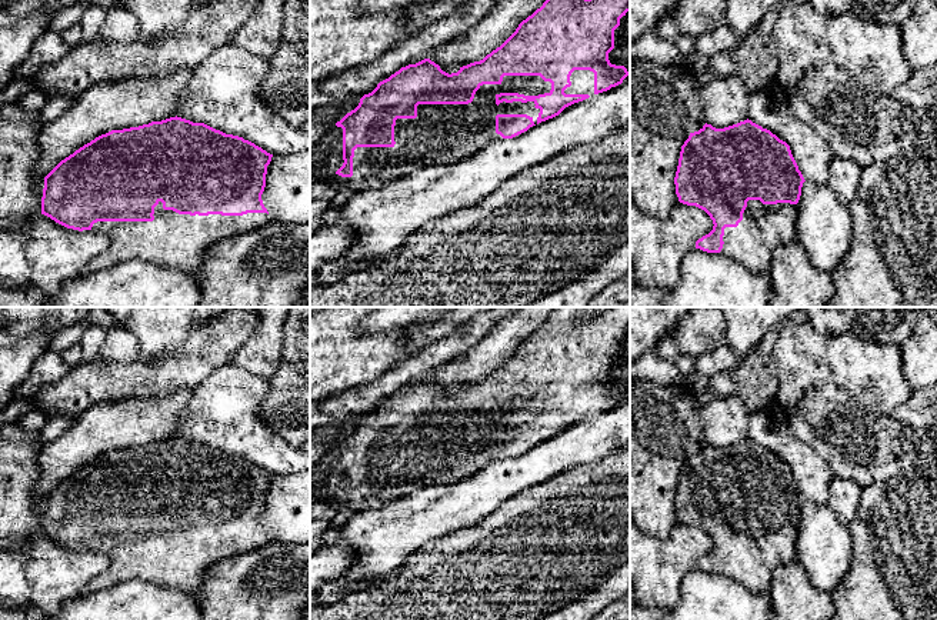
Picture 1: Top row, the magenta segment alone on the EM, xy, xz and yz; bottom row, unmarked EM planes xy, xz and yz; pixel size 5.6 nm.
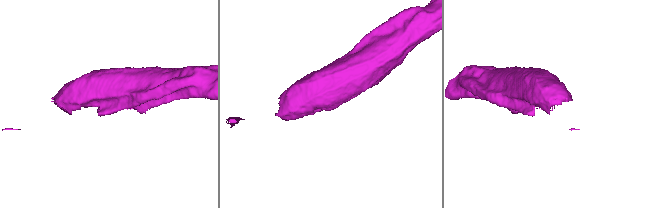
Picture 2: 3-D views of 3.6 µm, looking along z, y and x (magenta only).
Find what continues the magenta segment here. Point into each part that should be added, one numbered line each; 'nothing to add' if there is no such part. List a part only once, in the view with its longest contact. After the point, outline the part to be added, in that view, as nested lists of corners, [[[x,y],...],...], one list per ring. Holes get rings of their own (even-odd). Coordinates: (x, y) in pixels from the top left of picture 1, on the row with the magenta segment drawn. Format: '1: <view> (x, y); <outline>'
1: xz (442, 133); [[[504,76],[500,84],[483,84],[476,91],[468,104],[419,104],[416,119],[397,119],[394,126],[393,147],[357,147],[353,157],[353,176],[341,177],[336,171],[343,166],[343,129],[334,126],[310,150],[310,171],[321,181],[349,189],[351,191],[380,190],[390,181],[403,179],[426,166],[449,164],[456,160],[467,159],[488,143],[501,140],[496,133],[497,114],[527,114],[537,124],[540,109],[534,101],[513,101],[496,104],[500,93],[518,93],[524,96],[538,96],[550,93],[551,83],[540,76]]]

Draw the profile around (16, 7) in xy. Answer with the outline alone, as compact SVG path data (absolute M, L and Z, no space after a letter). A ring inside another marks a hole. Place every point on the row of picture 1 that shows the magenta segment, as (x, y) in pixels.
M0 0L0 10L11 16L50 14L84 0Z

